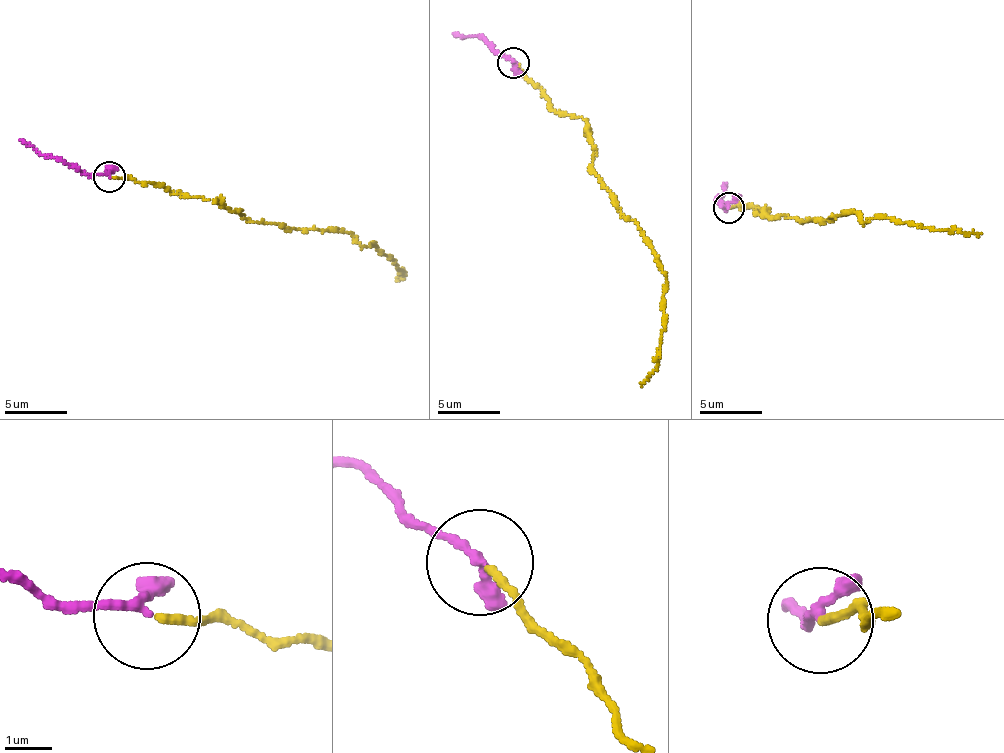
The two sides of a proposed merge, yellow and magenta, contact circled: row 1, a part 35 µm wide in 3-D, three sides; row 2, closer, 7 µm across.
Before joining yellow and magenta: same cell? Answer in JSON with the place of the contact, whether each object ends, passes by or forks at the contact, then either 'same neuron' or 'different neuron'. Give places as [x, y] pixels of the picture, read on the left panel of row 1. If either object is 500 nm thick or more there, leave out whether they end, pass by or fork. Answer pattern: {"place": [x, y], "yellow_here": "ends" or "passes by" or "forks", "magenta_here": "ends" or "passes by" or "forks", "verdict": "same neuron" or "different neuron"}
{"place": [109, 177], "yellow_here": "ends", "magenta_here": "passes by", "verdict": "same neuron"}

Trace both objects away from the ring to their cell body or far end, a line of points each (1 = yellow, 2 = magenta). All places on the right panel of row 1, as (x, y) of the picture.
1: (730, 208), (750, 204), (757, 215), (823, 221), (855, 212), (862, 222), (894, 217), (915, 225), (981, 233)
2: (727, 208), (717, 197), (723, 196), (724, 183)

